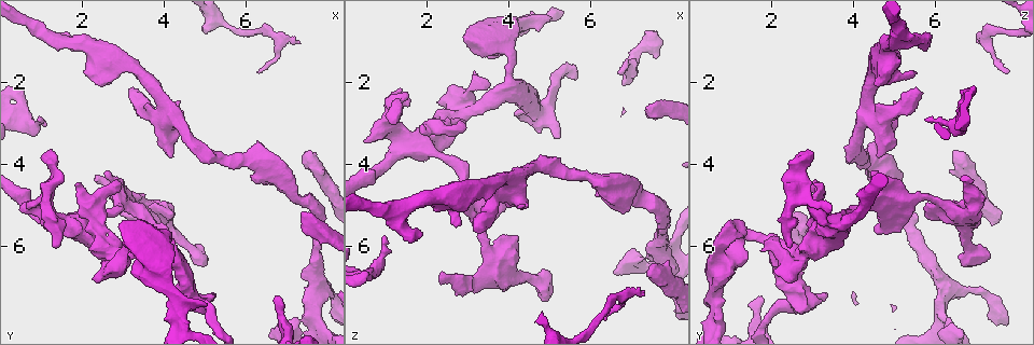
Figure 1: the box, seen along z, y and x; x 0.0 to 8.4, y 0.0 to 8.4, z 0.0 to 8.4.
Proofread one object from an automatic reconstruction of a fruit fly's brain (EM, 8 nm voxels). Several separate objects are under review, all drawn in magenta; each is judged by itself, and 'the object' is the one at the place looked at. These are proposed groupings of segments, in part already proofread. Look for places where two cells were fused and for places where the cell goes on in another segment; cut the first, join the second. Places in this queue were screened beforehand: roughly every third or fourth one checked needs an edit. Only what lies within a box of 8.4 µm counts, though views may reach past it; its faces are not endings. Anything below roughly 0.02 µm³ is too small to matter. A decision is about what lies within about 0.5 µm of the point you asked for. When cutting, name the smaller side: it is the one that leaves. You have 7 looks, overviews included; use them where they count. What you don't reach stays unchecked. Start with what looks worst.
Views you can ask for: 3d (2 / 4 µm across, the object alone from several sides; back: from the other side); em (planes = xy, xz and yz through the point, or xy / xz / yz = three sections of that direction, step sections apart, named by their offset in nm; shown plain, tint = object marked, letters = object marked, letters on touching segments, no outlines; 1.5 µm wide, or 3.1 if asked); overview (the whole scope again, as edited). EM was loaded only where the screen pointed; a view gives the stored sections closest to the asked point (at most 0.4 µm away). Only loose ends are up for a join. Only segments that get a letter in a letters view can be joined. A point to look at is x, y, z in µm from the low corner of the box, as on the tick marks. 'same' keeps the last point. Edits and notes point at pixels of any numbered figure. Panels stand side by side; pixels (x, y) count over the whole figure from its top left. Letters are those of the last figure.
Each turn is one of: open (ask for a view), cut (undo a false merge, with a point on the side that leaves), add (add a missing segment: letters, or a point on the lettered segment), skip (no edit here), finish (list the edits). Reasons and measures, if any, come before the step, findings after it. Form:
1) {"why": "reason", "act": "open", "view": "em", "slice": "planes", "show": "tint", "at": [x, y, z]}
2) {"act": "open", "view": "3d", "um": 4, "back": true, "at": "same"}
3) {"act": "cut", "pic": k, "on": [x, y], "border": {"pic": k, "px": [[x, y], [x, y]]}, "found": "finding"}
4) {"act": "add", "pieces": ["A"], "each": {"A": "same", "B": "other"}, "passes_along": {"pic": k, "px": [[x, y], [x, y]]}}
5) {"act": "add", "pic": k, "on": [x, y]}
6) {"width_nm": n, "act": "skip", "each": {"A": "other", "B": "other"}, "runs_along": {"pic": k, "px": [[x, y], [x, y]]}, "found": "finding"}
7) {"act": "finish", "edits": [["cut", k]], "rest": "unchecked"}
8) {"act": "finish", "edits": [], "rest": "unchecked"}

{"why": "thick end", "act": "open", "view": "3d", "um": 4, "back": true, "at": [7.40, 5.15, 2.60]}

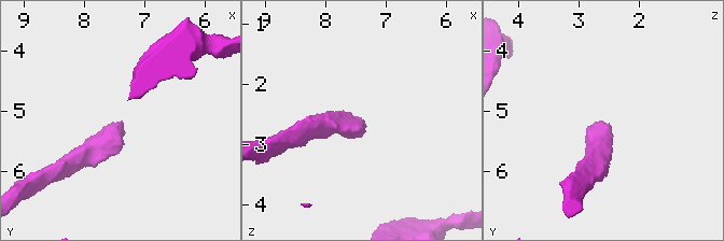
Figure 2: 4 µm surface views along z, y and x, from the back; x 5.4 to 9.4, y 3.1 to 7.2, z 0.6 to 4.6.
{"why": "need the tissue", "act": "open", "view": "em", "slice": "planes", "show": "letters", "at": [7.40, 5.25, 2.55]}

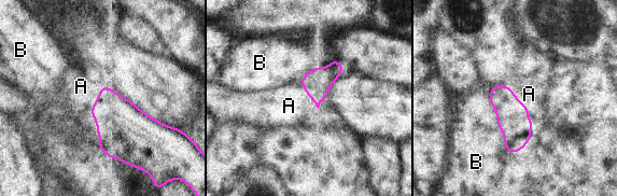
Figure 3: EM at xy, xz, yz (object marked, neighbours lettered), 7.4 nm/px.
{"act": "add", "pieces": ["A"], "each": {"A": "same", "B": "other"}, "passes_along": {"pic": 3, "px": [[317, 82], [308, 95], [289, 106]]}, "found": "it goes on there"}

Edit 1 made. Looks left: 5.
{"why": "see it whole again", "act": "open", "view": "overview"}

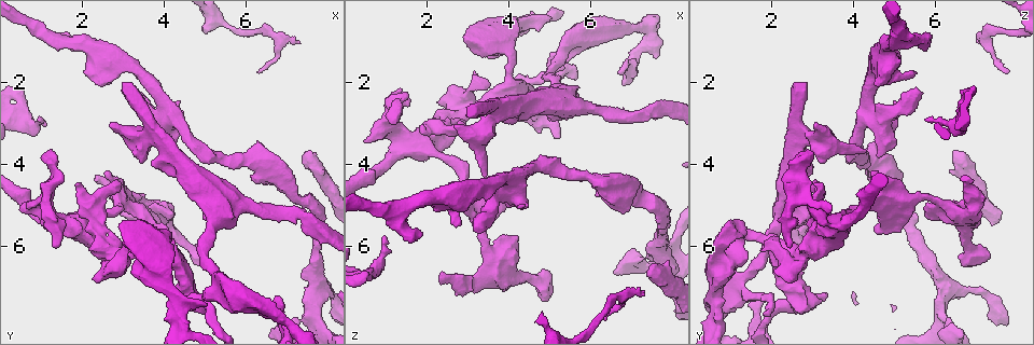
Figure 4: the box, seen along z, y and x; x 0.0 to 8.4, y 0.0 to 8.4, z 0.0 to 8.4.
{"why": "an open end", "act": "open", "view": "em", "slice": "yz", "step": 4, "show": "letters", "at": [3.00, 2.00, 2.60]}

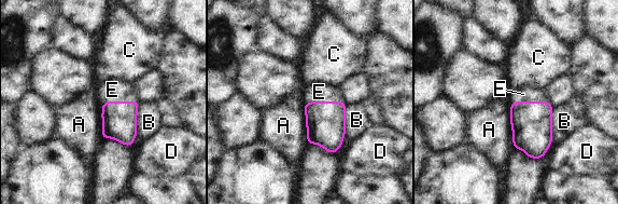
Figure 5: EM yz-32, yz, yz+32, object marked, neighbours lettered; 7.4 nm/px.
{"width_nm": 240, "act": "add", "pieces": ["E"], "each": {"A": "other", "B": "other", "C": "other", "D": "other", "E": "same"}, "passes_along": {"pic": 5, "px": [[118, 118], [114, 102], [112, 90]]}, "found": "it goes on there"}

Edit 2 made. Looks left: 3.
{"why": "redraw", "act": "open", "view": "overview"}

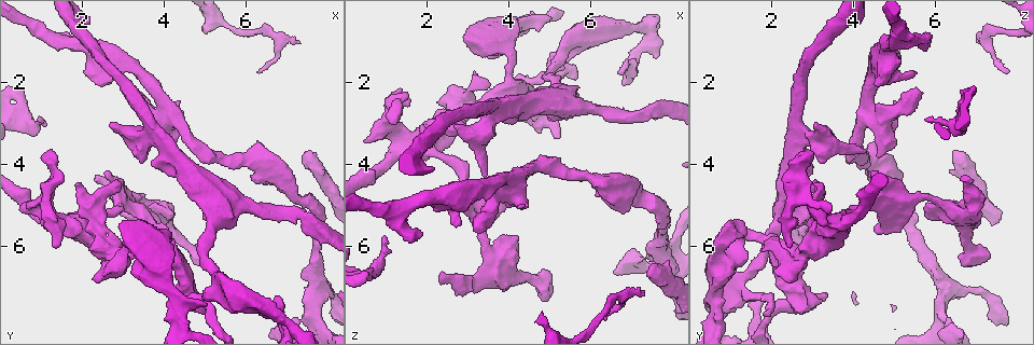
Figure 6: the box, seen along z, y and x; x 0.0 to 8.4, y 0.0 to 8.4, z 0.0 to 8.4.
{"why": "branch stops here", "act": "open", "view": "3d", "um": 4, "at": [1.50, 4.20, 2.40]}

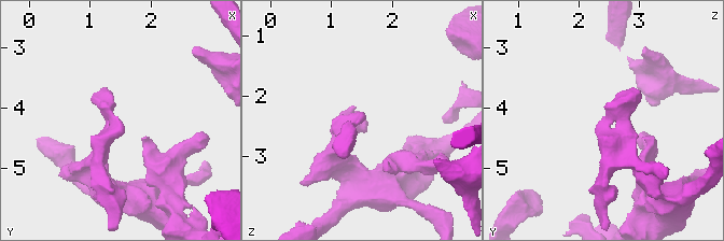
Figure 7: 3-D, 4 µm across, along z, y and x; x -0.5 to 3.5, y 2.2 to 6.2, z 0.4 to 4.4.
{"why": "shape alone is not enough", "act": "open", "view": "em", "slice": "planes", "show": "letters", "at": [1.50, 4.20, 2.35]}

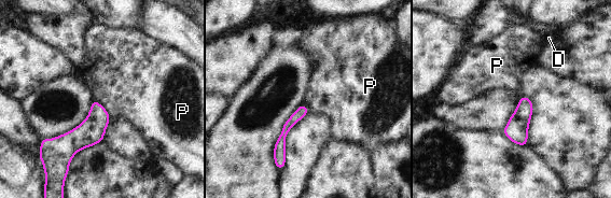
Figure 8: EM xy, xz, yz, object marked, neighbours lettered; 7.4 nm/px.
{"longest_contact_nm": ["P", 200], "act": "skip", "each": {"D": "other", "P": "other"}, "runs_along": {"pic": 8, "px": [[304, 108], [287, 126], [277, 158]]}, "found": "none of them fits"}

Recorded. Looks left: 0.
{"act": "finish", "edits": [["add", 3], ["add", 5]], "rest": "unchecked"}

